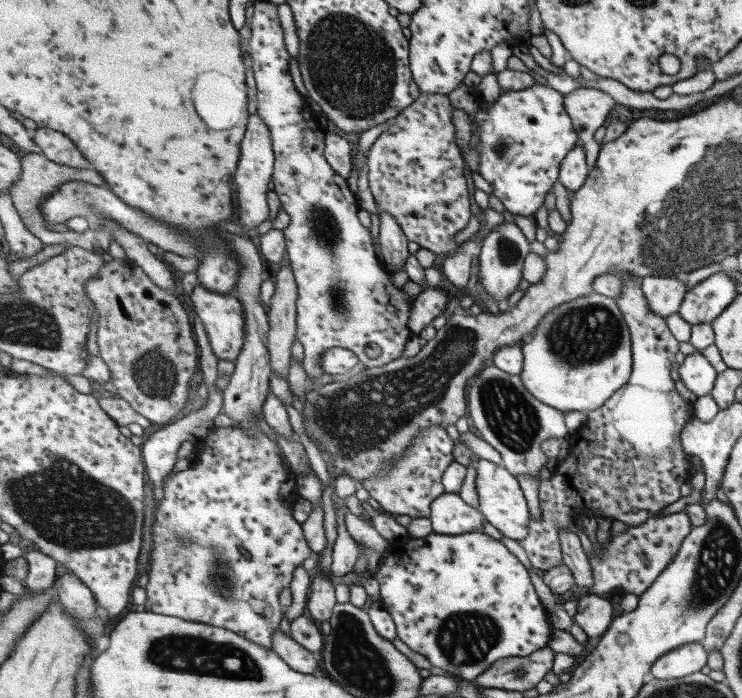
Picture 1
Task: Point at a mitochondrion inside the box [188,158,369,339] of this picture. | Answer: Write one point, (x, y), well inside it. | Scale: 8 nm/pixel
(324, 226)

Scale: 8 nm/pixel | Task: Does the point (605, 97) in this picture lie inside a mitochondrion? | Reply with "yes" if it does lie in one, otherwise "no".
no

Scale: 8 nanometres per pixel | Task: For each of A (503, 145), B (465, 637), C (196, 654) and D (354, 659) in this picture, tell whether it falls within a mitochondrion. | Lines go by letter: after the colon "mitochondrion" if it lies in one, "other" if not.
A: mitochondrion
B: mitochondrion
C: mitochondrion
D: mitochondrion

